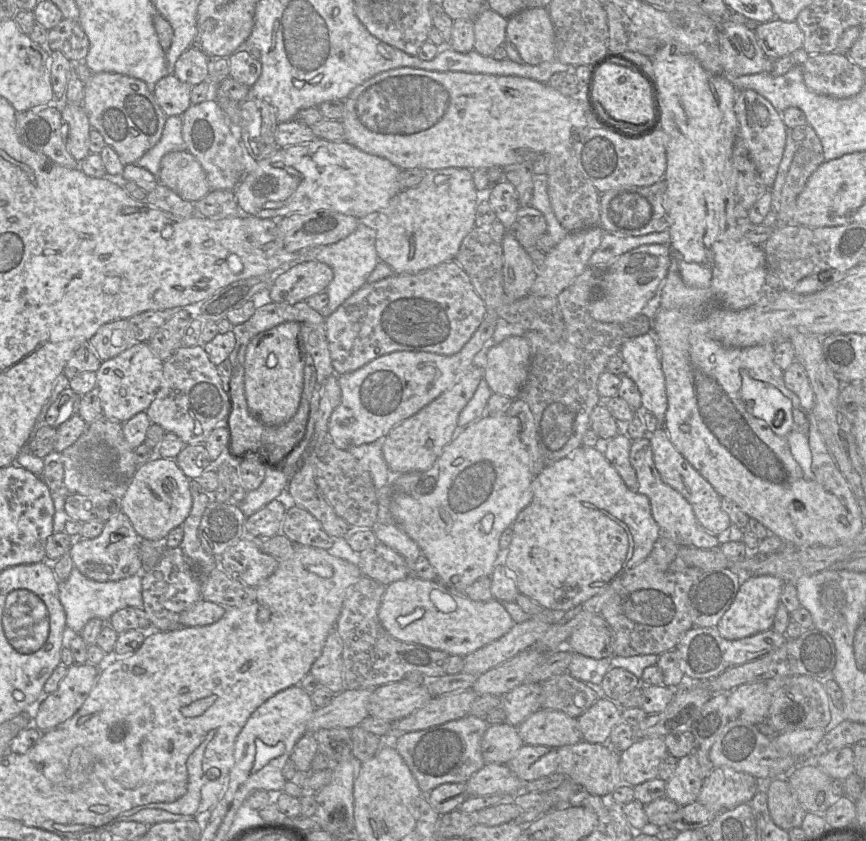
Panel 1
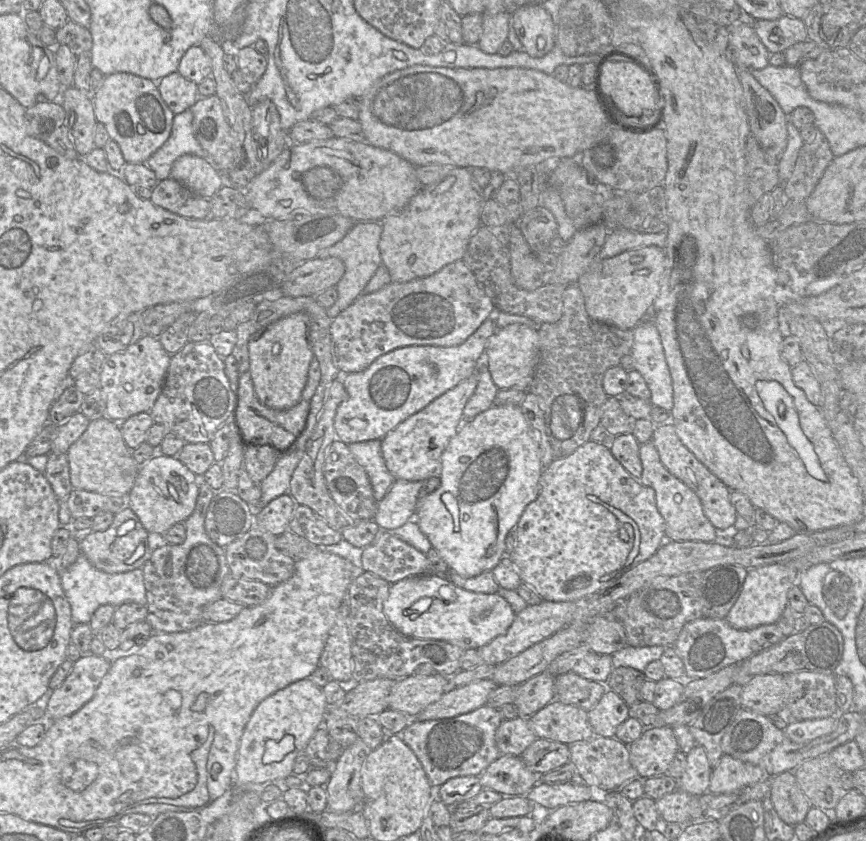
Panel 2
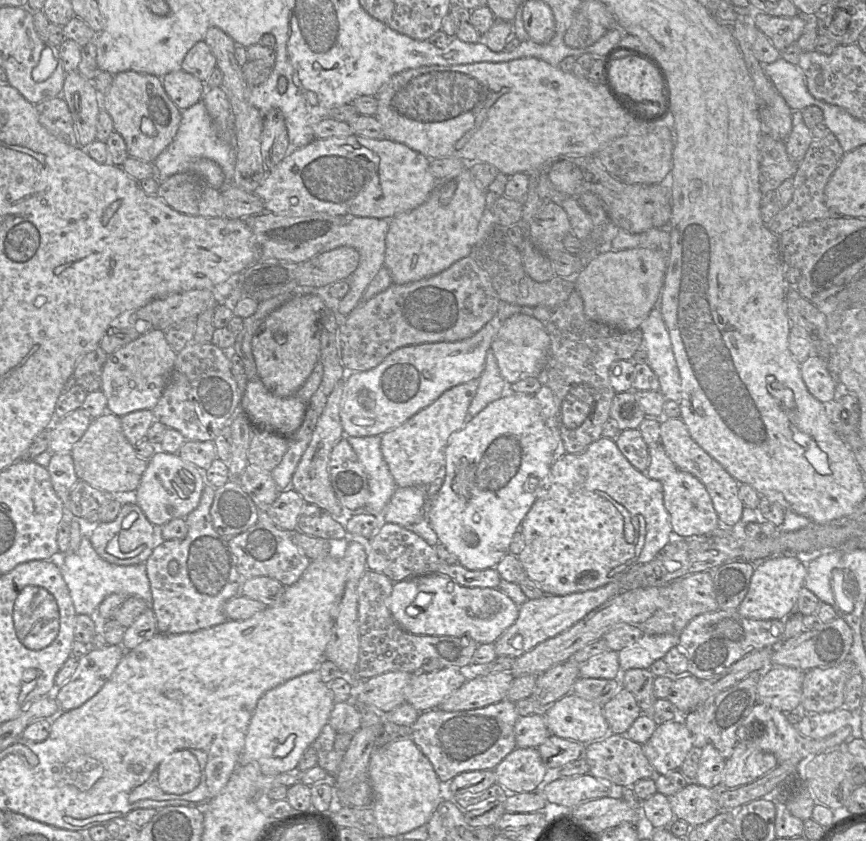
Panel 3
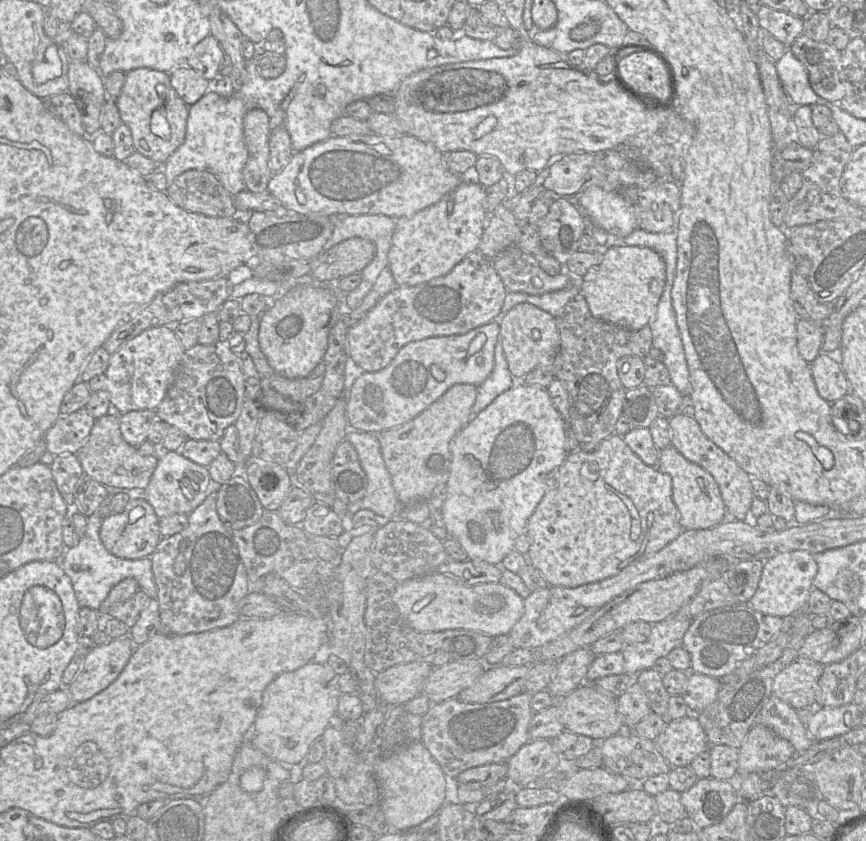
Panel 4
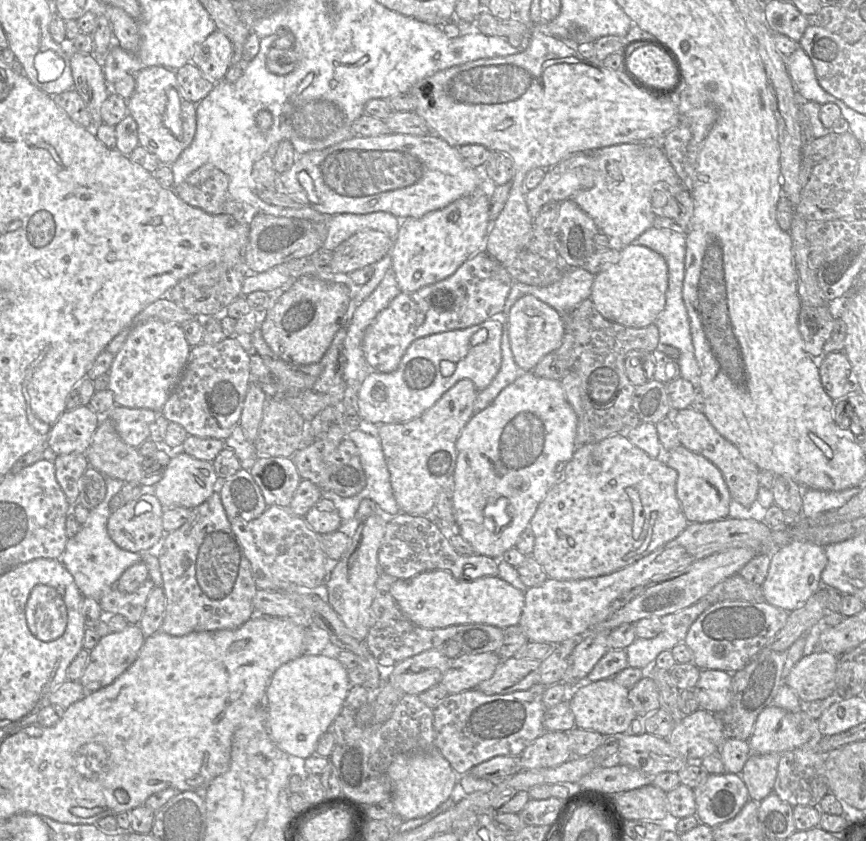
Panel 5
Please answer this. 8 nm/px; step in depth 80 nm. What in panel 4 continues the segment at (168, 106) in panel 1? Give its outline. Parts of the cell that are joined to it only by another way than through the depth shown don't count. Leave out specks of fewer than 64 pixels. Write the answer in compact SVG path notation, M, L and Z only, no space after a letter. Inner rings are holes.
M186 64L170 73L170 82L179 97L191 106L199 101L212 87L212 82Z

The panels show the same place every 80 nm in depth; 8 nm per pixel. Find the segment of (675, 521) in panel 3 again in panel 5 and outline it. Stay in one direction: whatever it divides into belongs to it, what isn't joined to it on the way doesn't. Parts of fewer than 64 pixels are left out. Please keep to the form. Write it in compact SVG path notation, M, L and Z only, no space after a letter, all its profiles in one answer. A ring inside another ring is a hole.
M681 445L662 452L660 458L678 474L676 495L689 523L711 522L728 516L731 495L721 471L712 462Z

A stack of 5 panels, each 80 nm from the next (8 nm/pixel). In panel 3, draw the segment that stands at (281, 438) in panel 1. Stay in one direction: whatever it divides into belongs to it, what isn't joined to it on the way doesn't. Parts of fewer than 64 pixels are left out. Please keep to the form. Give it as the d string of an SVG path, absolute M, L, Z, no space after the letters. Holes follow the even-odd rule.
M253 356L253 360L252 360L252 363L253 363L253 366L255 367L255 370L256 370L256 377L257 378L253 378L253 379L250 379L247 383L247 386L246 386L246 389L245 389L245 392L243 393L242 395L242 398L241 398L241 407L243 408L243 410L246 412L246 414L248 415L249 419L251 420L252 424L255 426L255 427L259 427L259 428L264 428L264 429L267 429L267 430L271 430L271 431L274 431L276 433L279 433L281 435L284 435L286 437L290 437L290 436L293 436L295 434L295 432L300 428L300 426L302 425L303 423L303 420L304 420L304 417L305 417L305 414L306 414L306 410L307 410L307 404L308 402L310 401L311 397L314 395L314 393L318 390L321 382L322 382L322 378L323 378L323 373L324 373L324 369L323 369L323 365L322 363L319 361L311 375L308 377L308 379L306 380L306 382L299 388L299 390L296 392L295 396L288 396L288 397L280 397L280 396L277 396L275 394L273 394L272 392L270 392L264 385L263 383L261 382L261 380L259 379L258 375L257 375L257 368L256 368L256 363L255 363L255 359L254 359L254 356Z

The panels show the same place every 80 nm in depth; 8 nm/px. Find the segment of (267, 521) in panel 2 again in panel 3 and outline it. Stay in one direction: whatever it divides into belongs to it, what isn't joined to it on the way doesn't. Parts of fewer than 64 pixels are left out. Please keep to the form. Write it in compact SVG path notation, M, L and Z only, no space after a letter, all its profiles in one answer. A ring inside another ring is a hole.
M290 486L279 493L265 514L277 527L292 531L297 529L298 516L304 504L301 495Z

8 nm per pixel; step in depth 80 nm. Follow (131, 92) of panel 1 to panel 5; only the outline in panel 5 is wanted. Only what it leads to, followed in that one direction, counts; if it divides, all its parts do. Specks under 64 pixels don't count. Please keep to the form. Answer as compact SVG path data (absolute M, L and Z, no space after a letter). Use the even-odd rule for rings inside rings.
M151 66L135 74L135 89L127 100L128 114L138 127L139 145L154 154L162 165L171 165L191 144L196 132L196 104L188 101L177 82L175 71Z

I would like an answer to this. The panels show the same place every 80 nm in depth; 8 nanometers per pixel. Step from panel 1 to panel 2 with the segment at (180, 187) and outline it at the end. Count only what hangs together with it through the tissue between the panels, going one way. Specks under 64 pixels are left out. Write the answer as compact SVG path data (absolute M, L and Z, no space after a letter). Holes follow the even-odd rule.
M192 154L174 161L170 177L204 198L211 198L225 184L223 175L206 159Z

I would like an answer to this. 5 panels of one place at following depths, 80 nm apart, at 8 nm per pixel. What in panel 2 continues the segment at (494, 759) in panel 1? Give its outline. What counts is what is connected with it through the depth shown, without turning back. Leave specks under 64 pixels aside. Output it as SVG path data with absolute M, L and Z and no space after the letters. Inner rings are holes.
M528 717L503 720L496 730L495 741L501 755L520 756L537 736L531 730Z

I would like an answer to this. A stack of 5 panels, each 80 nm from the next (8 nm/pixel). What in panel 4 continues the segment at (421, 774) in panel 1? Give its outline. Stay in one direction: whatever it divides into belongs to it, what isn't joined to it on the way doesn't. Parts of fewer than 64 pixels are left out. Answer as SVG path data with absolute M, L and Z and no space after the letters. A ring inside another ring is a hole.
M522 692L505 700L485 704L460 701L457 697L435 703L422 716L421 742L448 778L476 766L507 761L530 741L533 694Z

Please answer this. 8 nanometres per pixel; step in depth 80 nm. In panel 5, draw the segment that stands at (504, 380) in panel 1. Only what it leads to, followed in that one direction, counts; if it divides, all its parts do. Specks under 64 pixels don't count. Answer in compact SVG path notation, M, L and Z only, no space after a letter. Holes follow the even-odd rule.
M527 294L511 307L508 314L508 332L517 366L522 372L530 372L542 358L560 347L565 333L565 318L548 304Z

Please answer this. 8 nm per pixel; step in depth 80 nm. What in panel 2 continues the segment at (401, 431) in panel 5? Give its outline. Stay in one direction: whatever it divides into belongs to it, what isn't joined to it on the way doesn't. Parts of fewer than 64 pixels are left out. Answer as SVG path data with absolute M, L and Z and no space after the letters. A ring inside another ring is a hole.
M476 372L468 378L462 380L452 389L448 390L447 392L436 398L421 411L401 422L395 429L388 432L382 438L382 455L389 471L395 477L395 480L399 479L406 481L425 481L428 478L434 476L434 471L438 466L441 466L442 473L442 453L447 447L450 439L456 434L456 432L459 430L459 427L463 423L464 407L469 398L474 393L477 384L478 374Z

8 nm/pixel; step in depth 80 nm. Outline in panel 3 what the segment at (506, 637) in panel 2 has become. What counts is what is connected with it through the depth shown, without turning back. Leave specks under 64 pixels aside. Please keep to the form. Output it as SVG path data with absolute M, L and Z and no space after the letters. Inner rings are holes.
M618 581L584 592L564 596L544 595L537 599L528 599L519 608L516 621L494 642L498 656L517 658L532 650L543 641L552 638L583 619L592 610L602 605L622 591Z

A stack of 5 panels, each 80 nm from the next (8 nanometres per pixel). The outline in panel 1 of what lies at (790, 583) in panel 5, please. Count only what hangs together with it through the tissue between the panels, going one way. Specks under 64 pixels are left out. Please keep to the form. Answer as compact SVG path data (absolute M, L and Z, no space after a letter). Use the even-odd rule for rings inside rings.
M745 575L732 604L716 625L720 635L727 640L737 640L771 629L785 584L771 575Z

